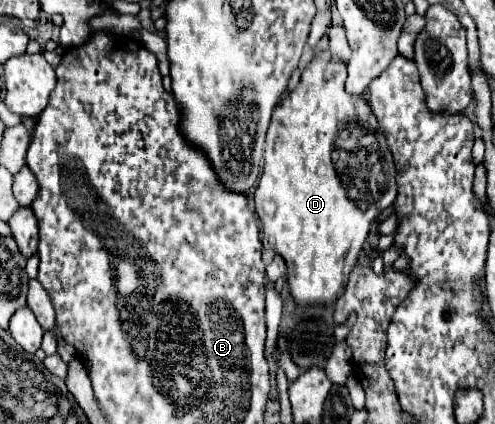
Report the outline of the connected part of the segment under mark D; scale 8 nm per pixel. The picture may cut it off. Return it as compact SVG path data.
M329 52L315 54L299 86L273 112L265 140L265 164L255 190L255 210L263 228L263 246L283 256L291 298L303 308L335 304L361 256L371 222L381 212L379 204L385 200L383 208L387 208L397 196L395 164L377 128L377 120L371 116L365 97L347 94L343 84L345 64L333 60Z

